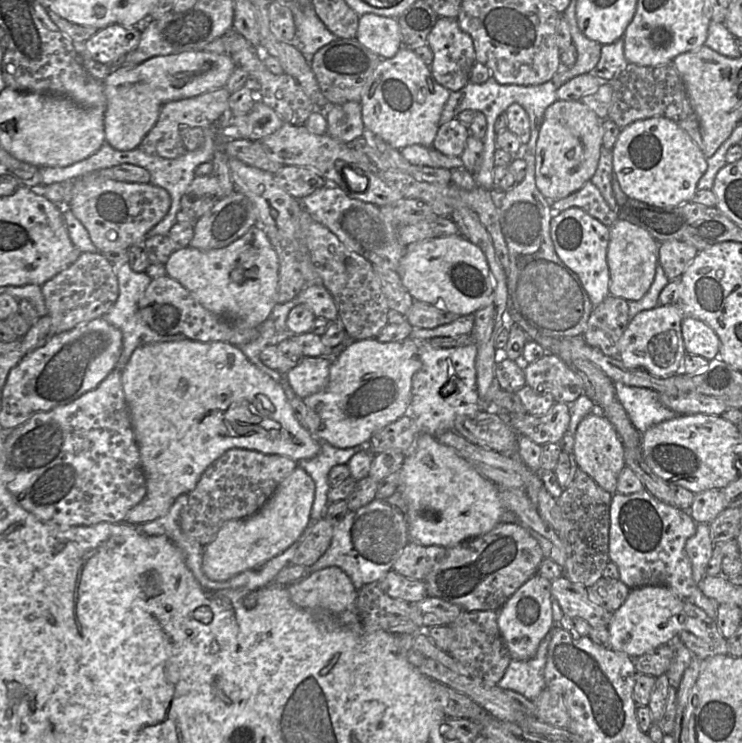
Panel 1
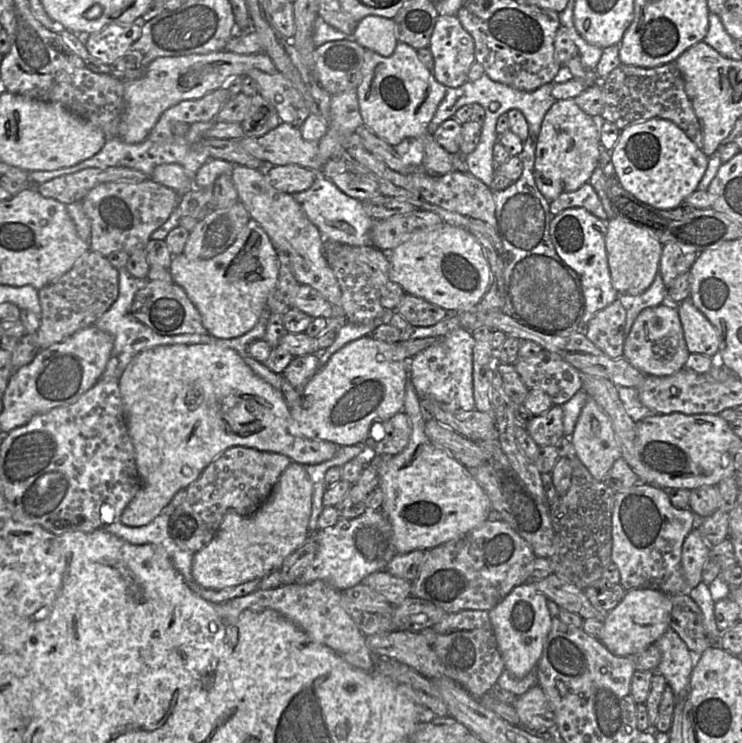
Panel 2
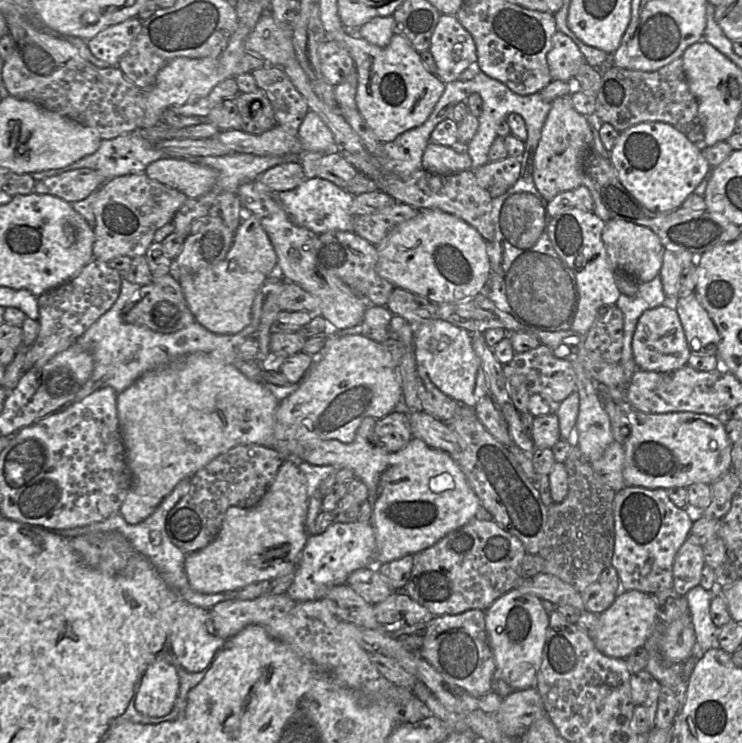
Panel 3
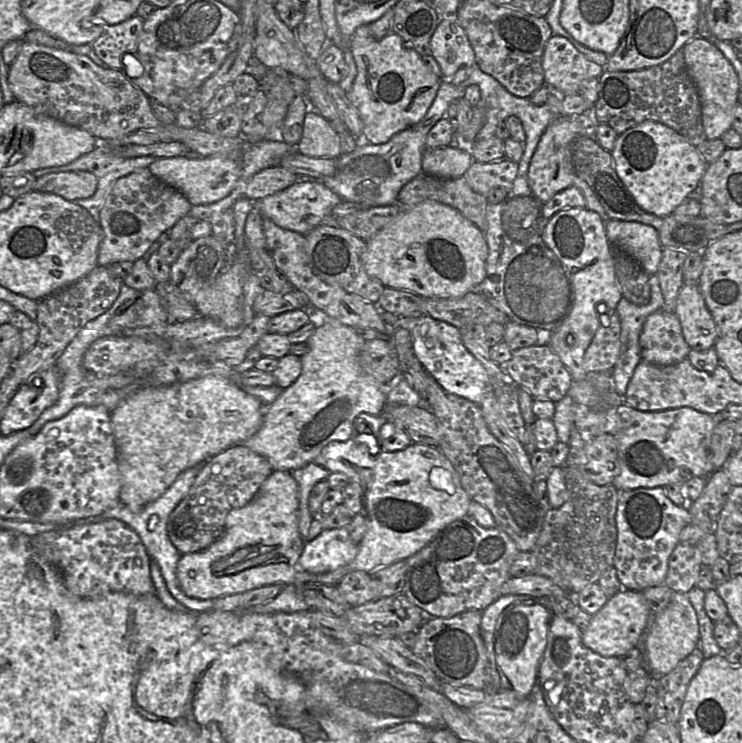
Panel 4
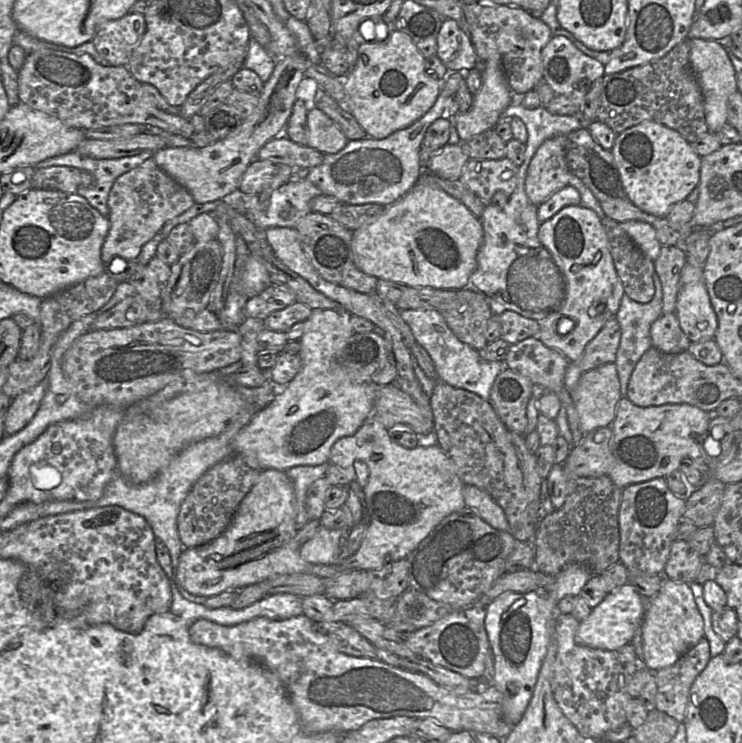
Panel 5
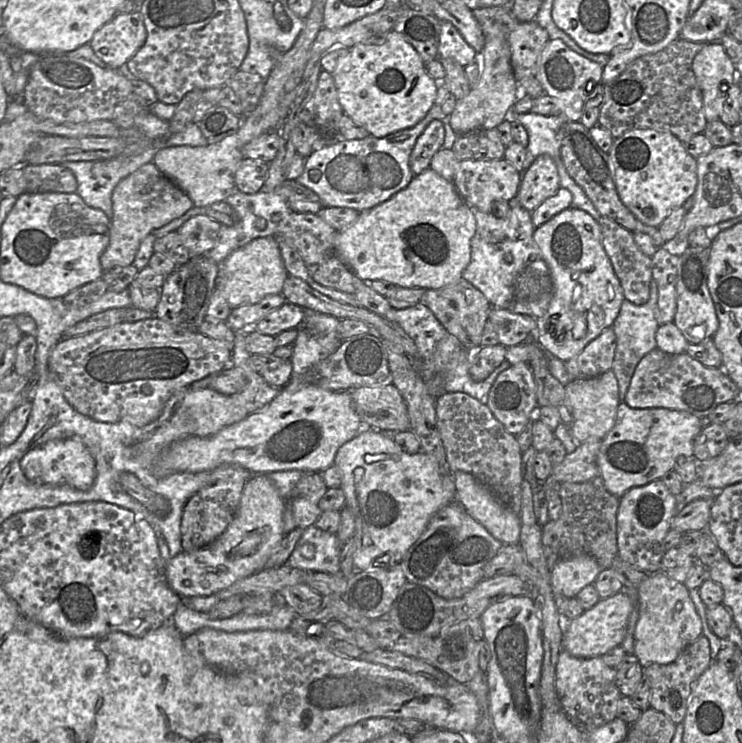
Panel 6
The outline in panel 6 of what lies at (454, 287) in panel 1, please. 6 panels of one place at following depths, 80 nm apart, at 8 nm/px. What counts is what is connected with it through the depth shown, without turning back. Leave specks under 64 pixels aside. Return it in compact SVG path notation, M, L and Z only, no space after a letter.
M431 167L418 175L414 175L410 183L388 200L377 206L361 211L358 219L348 228L338 231L335 248L343 262L364 282L383 280L396 286L406 288L439 289L450 285L462 278L463 271L471 259L471 239L476 233L477 222L472 208L458 194L453 181L449 181L435 172Z

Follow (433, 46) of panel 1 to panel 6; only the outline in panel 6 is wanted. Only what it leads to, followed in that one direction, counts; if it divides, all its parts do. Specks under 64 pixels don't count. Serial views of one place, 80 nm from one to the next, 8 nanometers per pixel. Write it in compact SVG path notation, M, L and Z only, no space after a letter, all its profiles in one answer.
M442 22L437 59L452 58L465 67L476 61L476 54L452 23Z

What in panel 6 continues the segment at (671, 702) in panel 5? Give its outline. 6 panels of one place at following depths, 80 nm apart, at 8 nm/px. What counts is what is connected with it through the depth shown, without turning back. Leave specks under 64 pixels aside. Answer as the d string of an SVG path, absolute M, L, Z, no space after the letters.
M701 635L692 644L688 645L673 662L651 664L644 667L644 680L647 680L650 686L650 707L664 713L675 724L683 723L692 684L711 663L709 641L704 635Z

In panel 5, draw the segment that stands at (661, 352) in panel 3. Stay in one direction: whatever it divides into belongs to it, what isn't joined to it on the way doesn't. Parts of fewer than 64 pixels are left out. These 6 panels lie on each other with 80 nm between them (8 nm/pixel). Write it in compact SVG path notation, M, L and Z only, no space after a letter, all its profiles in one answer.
M675 313L662 314L650 328L652 347L667 353L688 352L690 340L680 327Z

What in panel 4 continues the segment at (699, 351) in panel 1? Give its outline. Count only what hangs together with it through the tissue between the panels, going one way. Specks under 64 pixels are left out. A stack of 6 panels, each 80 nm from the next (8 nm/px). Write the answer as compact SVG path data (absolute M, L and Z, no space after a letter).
M683 284L676 301L675 314L690 349L706 351L714 348L717 326L698 284Z

